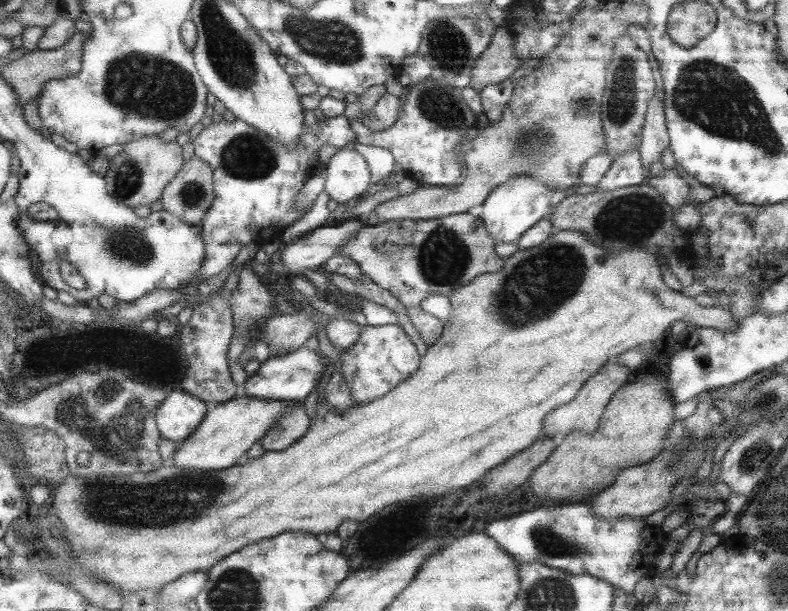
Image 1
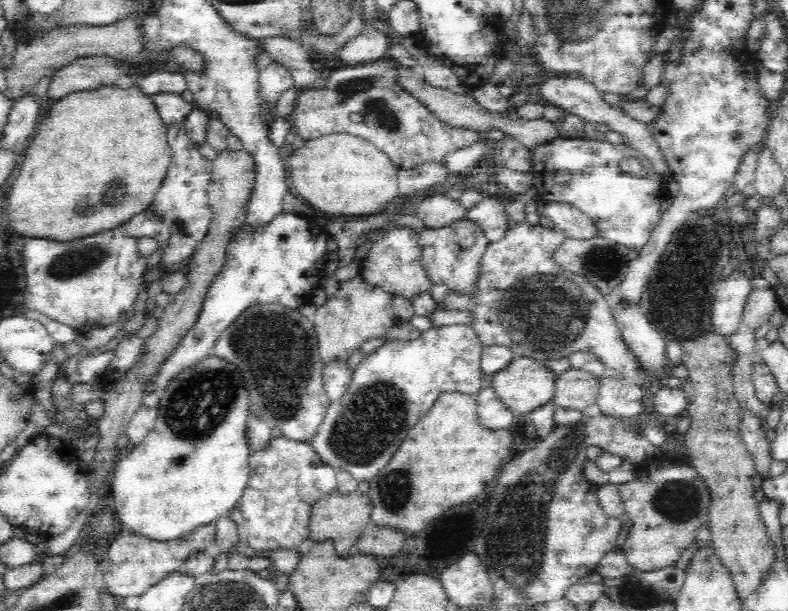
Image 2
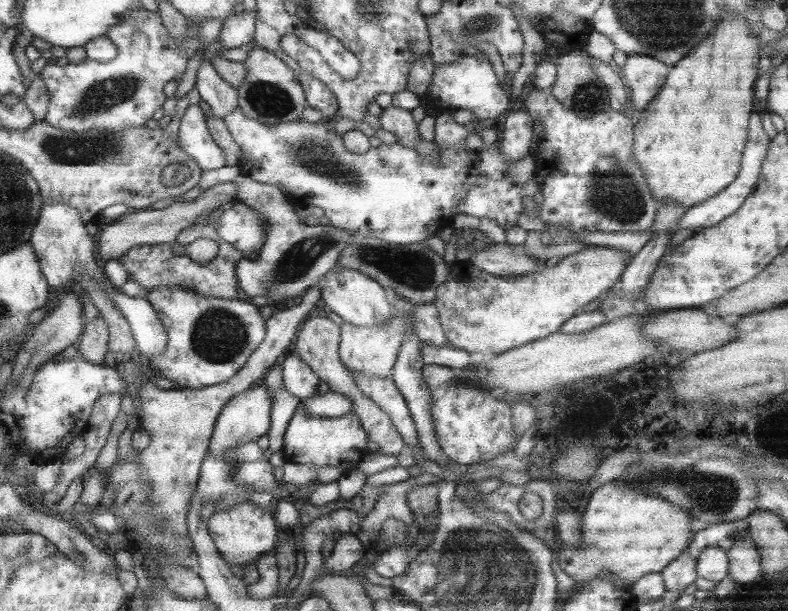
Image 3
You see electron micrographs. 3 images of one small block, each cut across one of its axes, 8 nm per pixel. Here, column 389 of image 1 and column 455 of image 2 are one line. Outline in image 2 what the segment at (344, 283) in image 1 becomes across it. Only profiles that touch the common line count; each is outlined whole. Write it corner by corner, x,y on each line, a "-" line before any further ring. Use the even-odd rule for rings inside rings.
527,221
518,223
499,242
488,244
487,250
480,262
476,287
472,292
450,291
443,300
443,308
456,310
467,308
471,310
473,319
471,327
478,335
483,348
488,346
507,347
513,351
513,357
530,356
528,352
542,352
550,356
549,360
568,357
574,352
590,352
594,354
606,368
609,374
624,377
641,387
646,387
651,374
643,369
636,359
635,352
624,343
619,326
610,312
608,297
598,291
583,275
564,270
556,262
555,254
566,242
566,236
560,230
530,226

